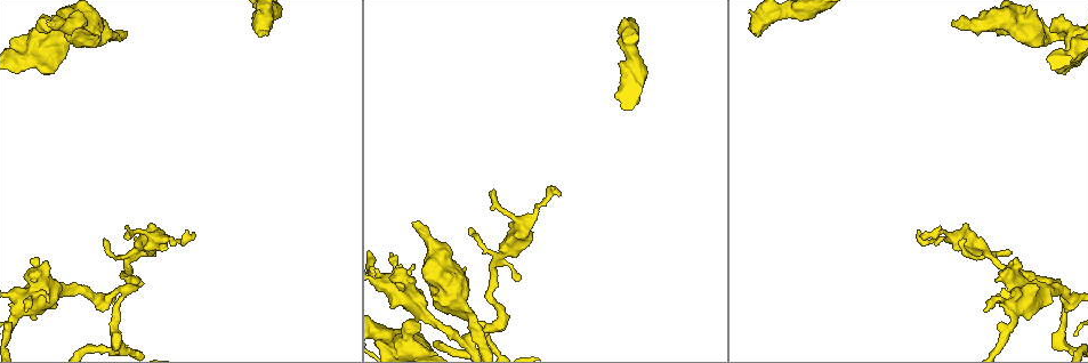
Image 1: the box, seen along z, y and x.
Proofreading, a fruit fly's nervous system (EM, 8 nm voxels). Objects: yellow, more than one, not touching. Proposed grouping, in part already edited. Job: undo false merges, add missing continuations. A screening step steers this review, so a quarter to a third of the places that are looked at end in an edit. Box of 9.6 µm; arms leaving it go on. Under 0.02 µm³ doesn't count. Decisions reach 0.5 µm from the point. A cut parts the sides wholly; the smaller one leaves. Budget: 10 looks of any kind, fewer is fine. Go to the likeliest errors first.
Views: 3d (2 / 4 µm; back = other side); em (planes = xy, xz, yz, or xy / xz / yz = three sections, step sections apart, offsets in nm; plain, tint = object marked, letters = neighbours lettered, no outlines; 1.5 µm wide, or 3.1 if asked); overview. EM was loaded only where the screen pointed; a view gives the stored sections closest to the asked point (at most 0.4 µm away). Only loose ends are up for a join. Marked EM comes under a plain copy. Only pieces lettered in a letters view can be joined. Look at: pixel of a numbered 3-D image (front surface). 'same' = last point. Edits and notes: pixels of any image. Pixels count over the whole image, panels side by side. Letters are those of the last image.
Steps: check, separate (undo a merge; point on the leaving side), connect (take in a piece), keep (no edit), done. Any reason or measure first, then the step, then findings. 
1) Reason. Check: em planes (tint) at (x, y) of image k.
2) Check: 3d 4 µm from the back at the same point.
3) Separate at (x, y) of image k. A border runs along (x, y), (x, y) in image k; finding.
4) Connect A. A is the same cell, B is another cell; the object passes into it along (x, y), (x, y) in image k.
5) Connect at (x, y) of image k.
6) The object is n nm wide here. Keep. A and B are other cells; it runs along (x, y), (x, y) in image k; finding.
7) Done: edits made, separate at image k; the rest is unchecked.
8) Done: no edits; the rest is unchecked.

End of a long branch. Check: 3d 2 µm at (758, 36) of image 1.

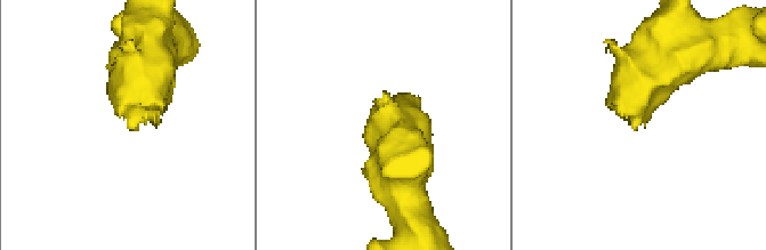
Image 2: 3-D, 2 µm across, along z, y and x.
Check: em yz step 4 (letters) at (637, 129) of image 2.

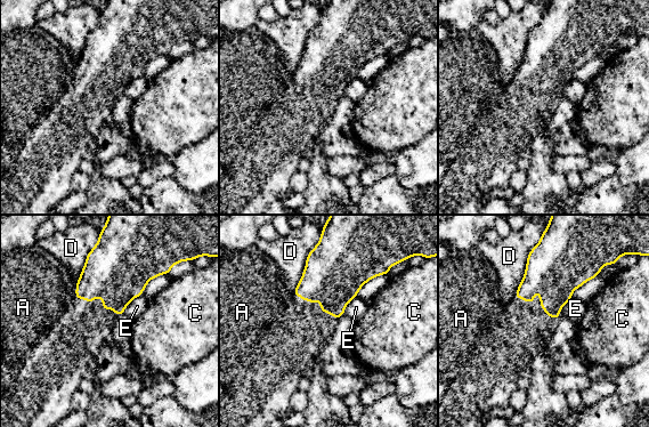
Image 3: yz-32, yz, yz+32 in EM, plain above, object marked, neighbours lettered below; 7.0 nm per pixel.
Cut it another way. Check: em planes (letters) at the same point.

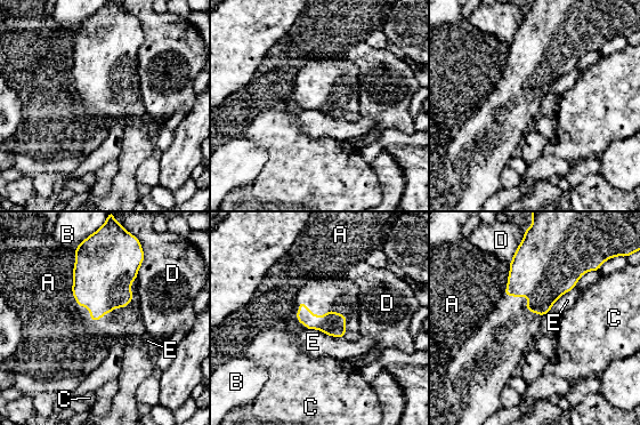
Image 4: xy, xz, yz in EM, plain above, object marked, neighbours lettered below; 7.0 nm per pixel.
Connect A. A is the same cell, B, C, D and E are other cells; the neuron continues.

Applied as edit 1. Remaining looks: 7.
Free end. Check: 3d 2 µm at (48, 22) of image 1.

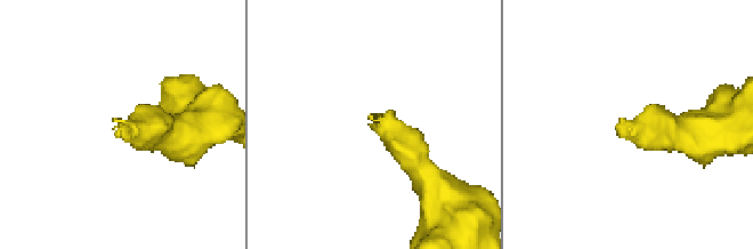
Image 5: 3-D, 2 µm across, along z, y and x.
Check: em planes (letters) at (373, 120) of image 5.

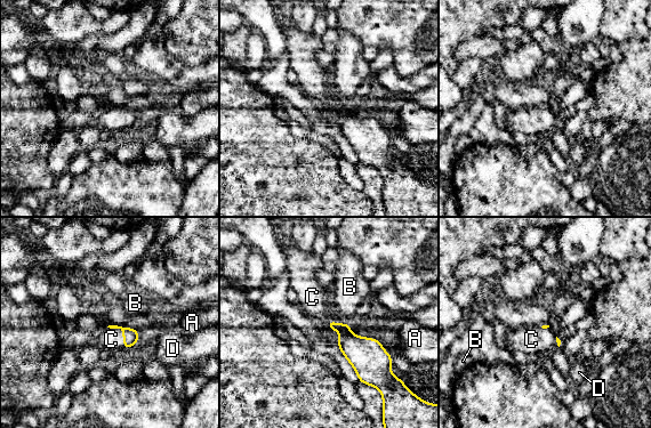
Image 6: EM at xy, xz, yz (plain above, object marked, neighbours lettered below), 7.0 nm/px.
Connect C. C is the same cell, A, B and D are other cells; it goes on there.

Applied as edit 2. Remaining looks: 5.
Narrows sharply. Check: em planes (letters) at (1063, 300) of image 1.

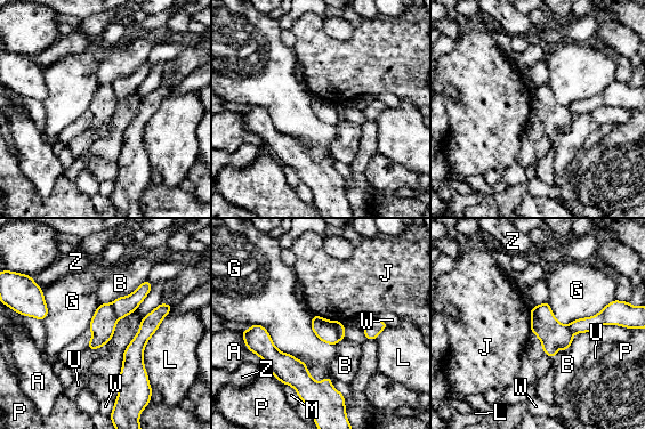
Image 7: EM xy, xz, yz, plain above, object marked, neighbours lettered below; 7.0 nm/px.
Separate at (340, 329) of image 7. A, B, G, J, L, M, P, U, W and Z are other cells; a border runs along (333, 322), (340, 339) in image 7; a second neuron is stuck on.

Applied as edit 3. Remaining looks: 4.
Done: edits made, connect at image 4, connect at image 6, separate at image 7; the rest is unchecked.

